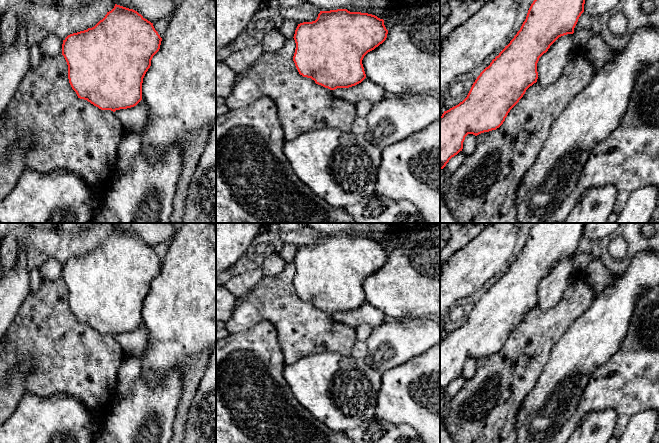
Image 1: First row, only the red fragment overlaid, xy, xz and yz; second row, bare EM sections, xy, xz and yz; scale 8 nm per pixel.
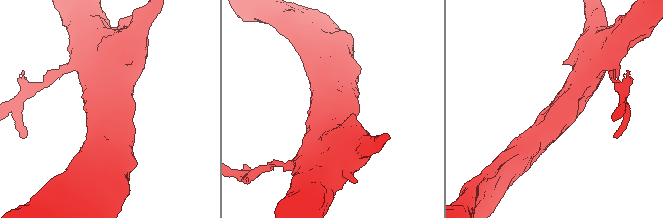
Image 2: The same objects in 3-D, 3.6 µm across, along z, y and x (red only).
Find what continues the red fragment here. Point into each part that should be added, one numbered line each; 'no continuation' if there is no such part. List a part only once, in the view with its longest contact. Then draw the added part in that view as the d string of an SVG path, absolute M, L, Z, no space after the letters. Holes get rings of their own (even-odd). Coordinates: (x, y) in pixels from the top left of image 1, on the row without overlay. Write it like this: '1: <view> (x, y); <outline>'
no continuation

